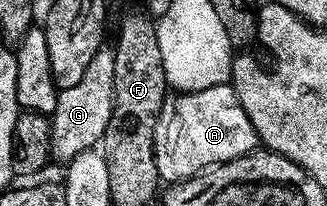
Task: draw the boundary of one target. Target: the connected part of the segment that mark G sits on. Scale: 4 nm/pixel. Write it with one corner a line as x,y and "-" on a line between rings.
103,48
92,56
84,77
72,88
59,90
56,108
48,116
50,120
50,156
56,163
68,164
85,150
95,149
108,128
108,120
114,107
114,51

